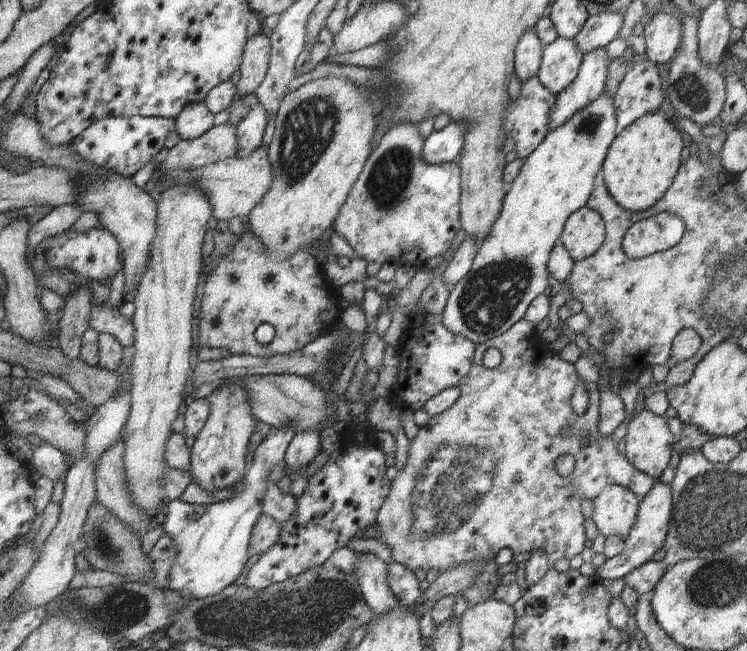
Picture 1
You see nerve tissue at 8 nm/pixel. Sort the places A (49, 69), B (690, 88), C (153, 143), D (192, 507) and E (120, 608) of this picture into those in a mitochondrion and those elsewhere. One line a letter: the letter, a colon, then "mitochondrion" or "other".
A: other
B: mitochondrion
C: other
D: other
E: mitochondrion

